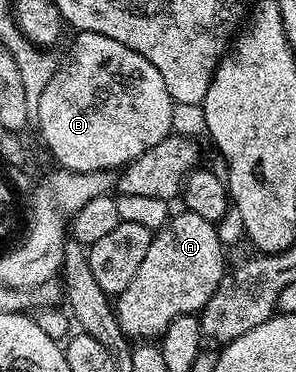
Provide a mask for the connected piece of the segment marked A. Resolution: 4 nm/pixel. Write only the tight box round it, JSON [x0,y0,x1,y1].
[114,209,225,341]

